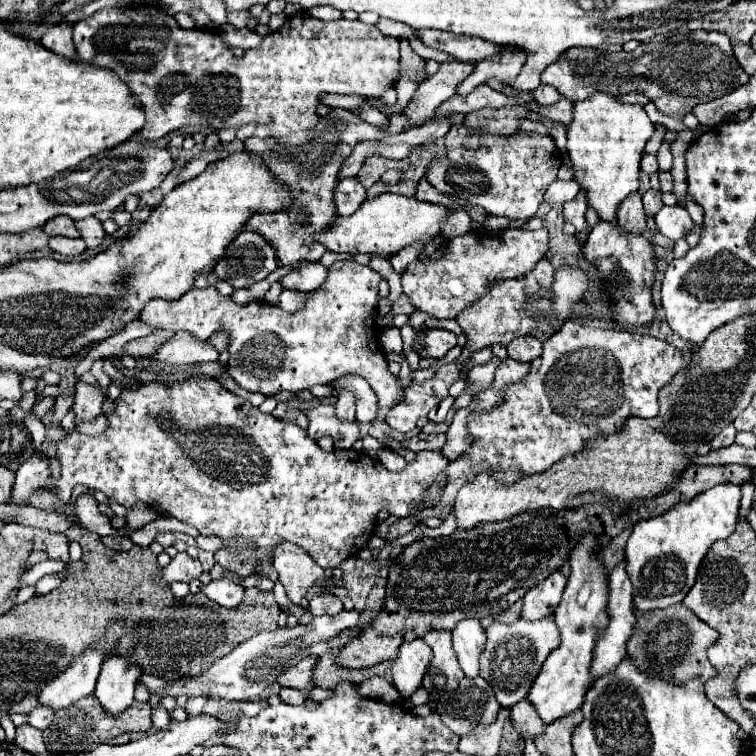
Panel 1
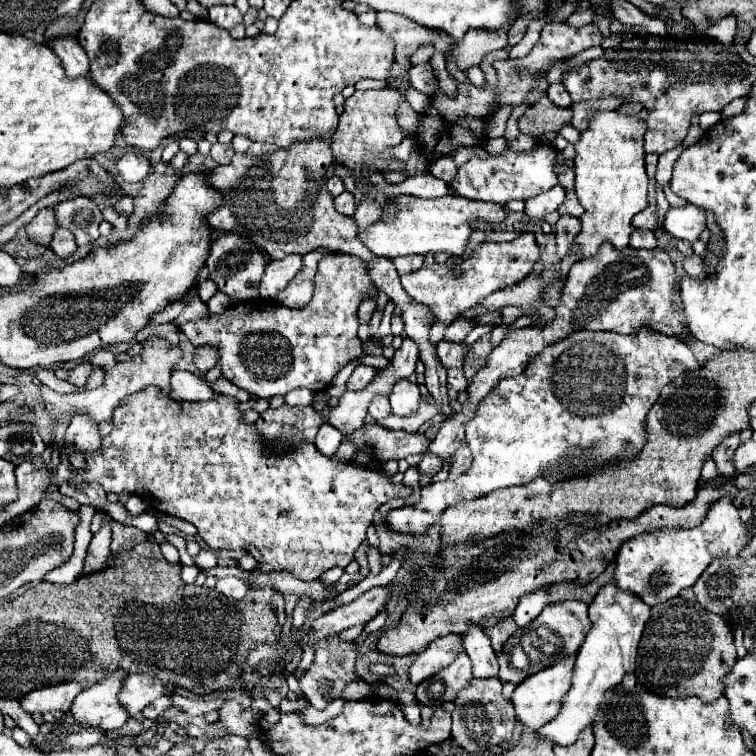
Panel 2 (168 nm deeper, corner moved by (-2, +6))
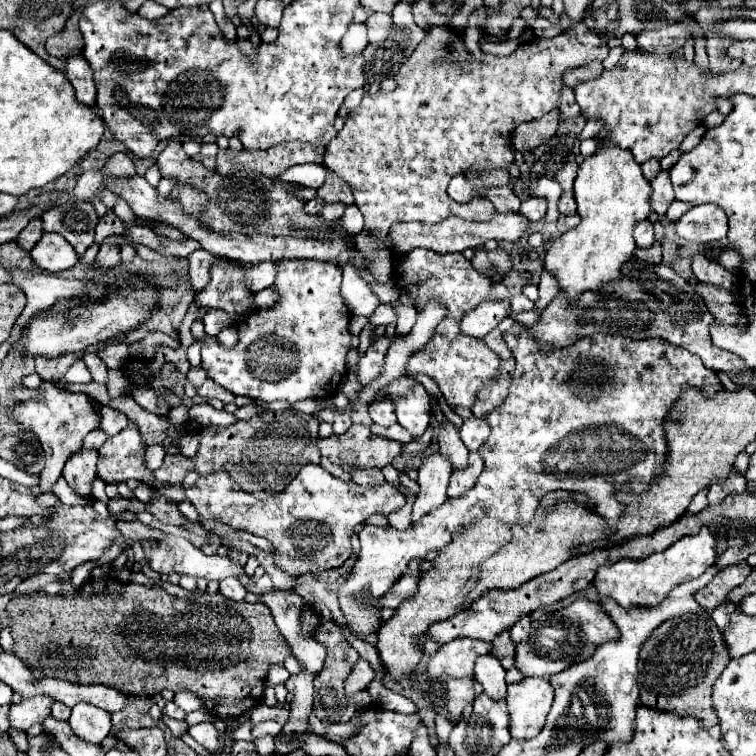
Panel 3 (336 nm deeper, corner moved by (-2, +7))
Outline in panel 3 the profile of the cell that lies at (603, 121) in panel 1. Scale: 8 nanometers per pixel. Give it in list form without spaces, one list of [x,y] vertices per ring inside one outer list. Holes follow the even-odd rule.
[[[602,148],[602,152],[596,150],[594,156],[586,158],[580,164],[578,176],[574,180],[574,198],[578,204],[578,214],[580,214],[580,224],[576,228],[572,228],[570,232],[562,234],[552,248],[546,252],[544,258],[544,270],[548,270],[556,280],[558,280],[558,288],[570,298],[576,300],[582,292],[592,290],[592,292],[600,292],[608,282],[616,282],[620,280],[620,268],[622,264],[632,256],[636,244],[632,238],[634,226],[640,220],[646,220],[650,214],[650,182],[644,180],[642,172],[640,172],[640,164],[634,160],[634,156],[630,156],[630,152],[622,150],[622,148]]]

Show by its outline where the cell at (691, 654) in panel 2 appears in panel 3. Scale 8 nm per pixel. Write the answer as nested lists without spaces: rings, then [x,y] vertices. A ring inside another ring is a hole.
[[[696,616],[694,620],[666,620],[662,622],[652,636],[644,642],[638,660],[638,686],[640,686],[640,704],[654,710],[672,712],[676,716],[692,716],[700,722],[702,728],[712,728],[718,724],[712,708],[712,686],[730,662],[726,654],[726,644],[722,632],[708,616]]]

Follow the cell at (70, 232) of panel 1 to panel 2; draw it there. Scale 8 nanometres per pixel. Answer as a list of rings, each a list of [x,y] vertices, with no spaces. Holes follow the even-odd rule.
[[[52,207],[40,209],[38,215],[26,225],[28,237],[40,245],[50,245],[56,229],[58,229],[58,221],[56,221],[56,213]]]

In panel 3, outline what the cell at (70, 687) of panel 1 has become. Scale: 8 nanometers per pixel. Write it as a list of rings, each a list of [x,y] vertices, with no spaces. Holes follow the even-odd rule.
[[[36,696],[36,698],[24,698],[18,704],[10,706],[10,726],[14,730],[26,732],[32,724],[44,722],[44,718],[50,714],[50,704],[54,700],[48,696]]]

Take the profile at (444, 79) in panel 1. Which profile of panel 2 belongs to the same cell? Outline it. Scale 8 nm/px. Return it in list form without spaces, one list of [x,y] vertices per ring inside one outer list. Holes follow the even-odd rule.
[[[506,25],[506,29],[498,29],[498,31],[486,31],[486,29],[472,29],[470,33],[466,33],[466,37],[450,49],[450,59],[456,63],[458,71],[466,73],[470,67],[480,65],[482,57],[490,51],[498,51],[504,49],[508,43],[508,35],[502,35],[508,31],[510,25]]]

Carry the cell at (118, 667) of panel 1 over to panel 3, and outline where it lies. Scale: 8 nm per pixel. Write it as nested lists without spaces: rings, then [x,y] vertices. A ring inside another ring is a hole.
[[[76,704],[72,708],[72,716],[68,724],[72,732],[88,744],[102,744],[102,740],[108,736],[112,728],[110,712],[98,710],[90,704]]]

